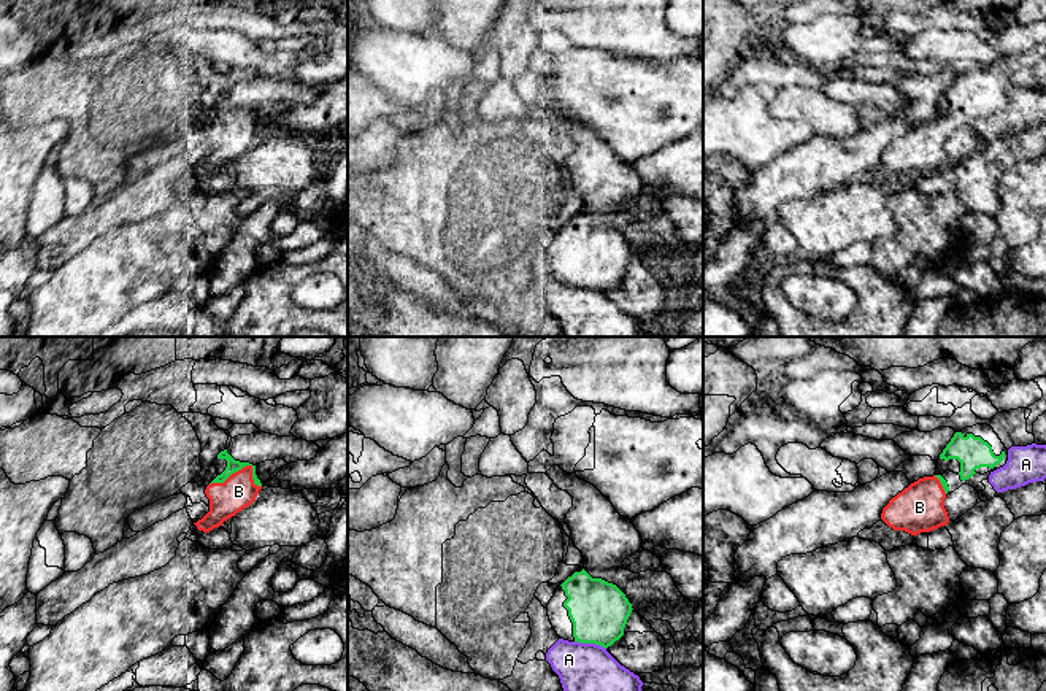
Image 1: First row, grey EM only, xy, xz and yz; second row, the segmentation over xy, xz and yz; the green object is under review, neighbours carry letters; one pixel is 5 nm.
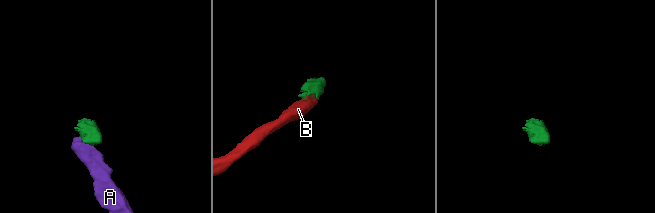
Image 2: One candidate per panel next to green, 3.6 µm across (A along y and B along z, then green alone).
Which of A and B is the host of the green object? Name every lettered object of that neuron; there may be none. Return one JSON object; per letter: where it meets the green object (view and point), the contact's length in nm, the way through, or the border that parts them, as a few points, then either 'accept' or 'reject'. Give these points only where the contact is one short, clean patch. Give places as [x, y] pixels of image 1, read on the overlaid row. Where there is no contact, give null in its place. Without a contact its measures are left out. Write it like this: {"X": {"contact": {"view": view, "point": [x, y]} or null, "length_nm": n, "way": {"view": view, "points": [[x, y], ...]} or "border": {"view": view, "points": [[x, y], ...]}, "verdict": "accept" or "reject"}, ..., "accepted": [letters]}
{"A": {"contact": {"view": "xz", "point": [591, 642]}, "length_nm": 170, "border": {"view": "xz", "points": [[575, 640], [599, 644], [605, 648]]}, "verdict": "reject"}, "B": {"contact": {"view": "xy", "point": [242, 467]}, "length_nm": 260, "way": {"view": "xy", "points": [[234, 466], [242, 467], [238, 491]]}, "verdict": "accept"}, "accepted": ["B"]}

